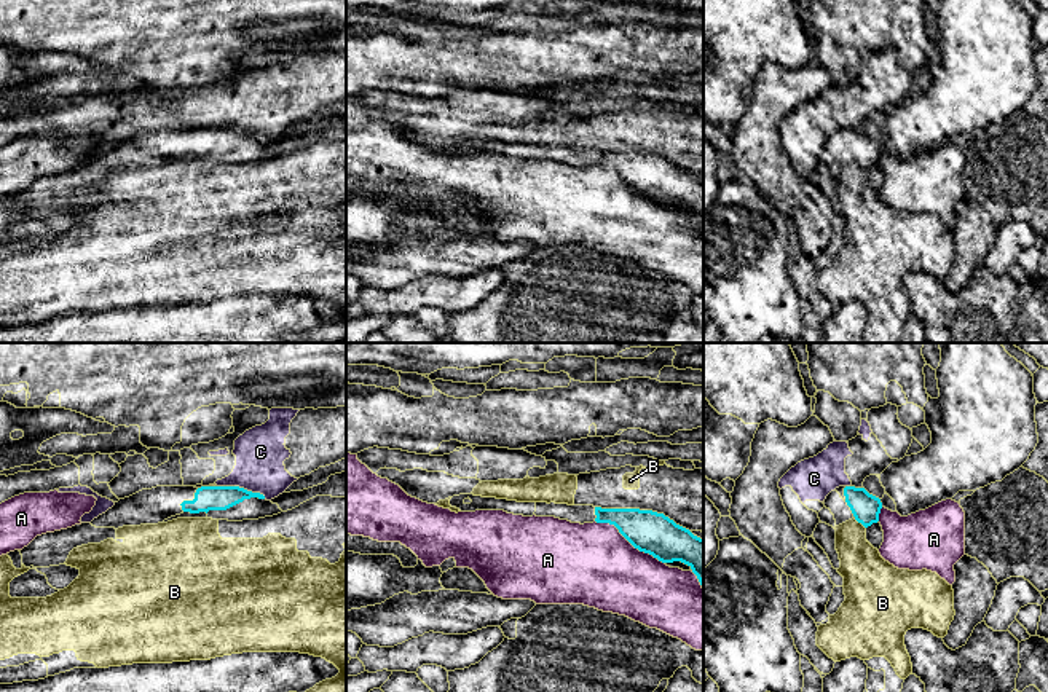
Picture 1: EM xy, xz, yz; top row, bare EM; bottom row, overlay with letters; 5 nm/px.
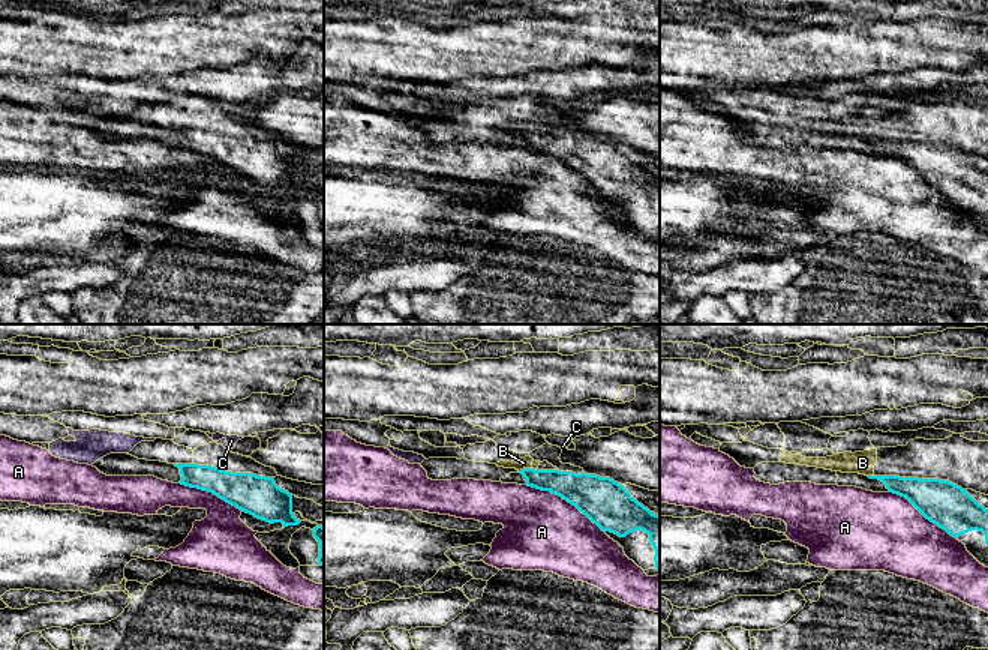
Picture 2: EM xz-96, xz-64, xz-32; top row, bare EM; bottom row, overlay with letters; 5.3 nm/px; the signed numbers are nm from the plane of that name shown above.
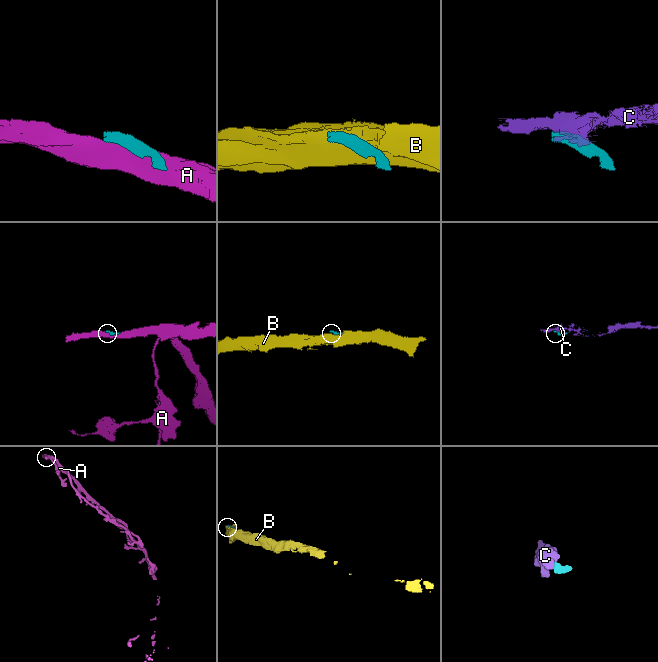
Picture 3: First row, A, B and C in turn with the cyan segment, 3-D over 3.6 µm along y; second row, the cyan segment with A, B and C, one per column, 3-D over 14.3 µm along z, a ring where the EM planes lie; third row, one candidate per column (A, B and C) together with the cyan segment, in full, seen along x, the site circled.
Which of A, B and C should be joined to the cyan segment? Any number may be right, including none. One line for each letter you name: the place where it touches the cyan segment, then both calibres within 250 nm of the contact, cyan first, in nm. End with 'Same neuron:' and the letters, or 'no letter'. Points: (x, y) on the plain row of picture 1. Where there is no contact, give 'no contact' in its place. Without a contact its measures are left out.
Same neuron: no letter

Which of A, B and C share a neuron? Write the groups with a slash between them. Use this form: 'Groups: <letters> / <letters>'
Groups: A / B / C

